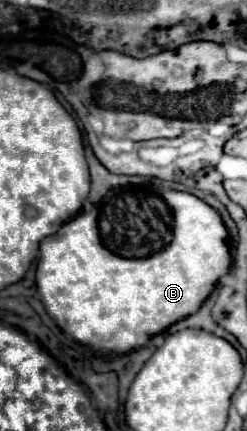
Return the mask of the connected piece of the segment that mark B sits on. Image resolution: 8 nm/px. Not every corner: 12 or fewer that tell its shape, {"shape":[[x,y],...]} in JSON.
{"shape":[[106,191],[40,243],[48,315],[146,347],[230,267],[202,199]]}

